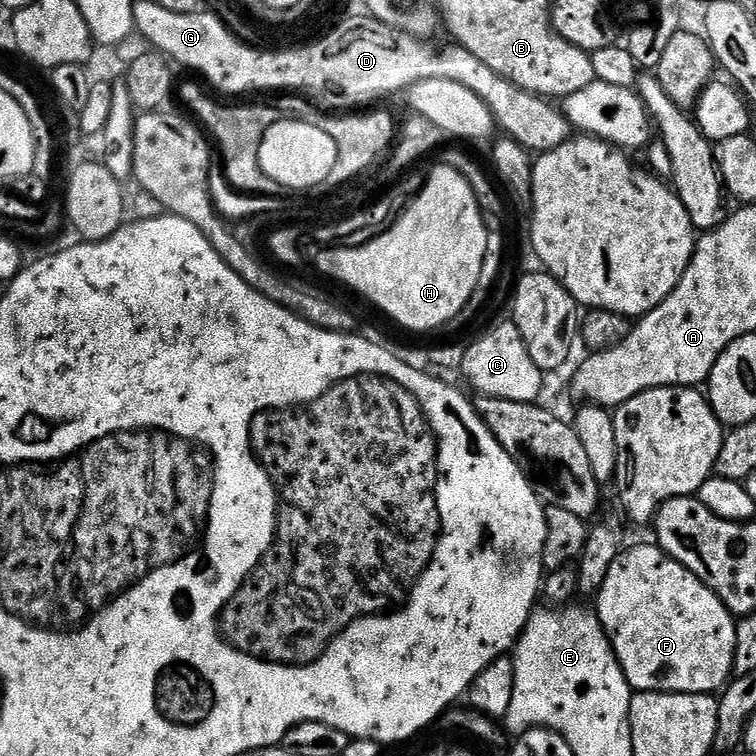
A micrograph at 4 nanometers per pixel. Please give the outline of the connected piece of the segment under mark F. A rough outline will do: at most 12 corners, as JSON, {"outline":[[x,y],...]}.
{"outline":[[652,544],[594,611],[636,692],[716,694],[737,621]]}

